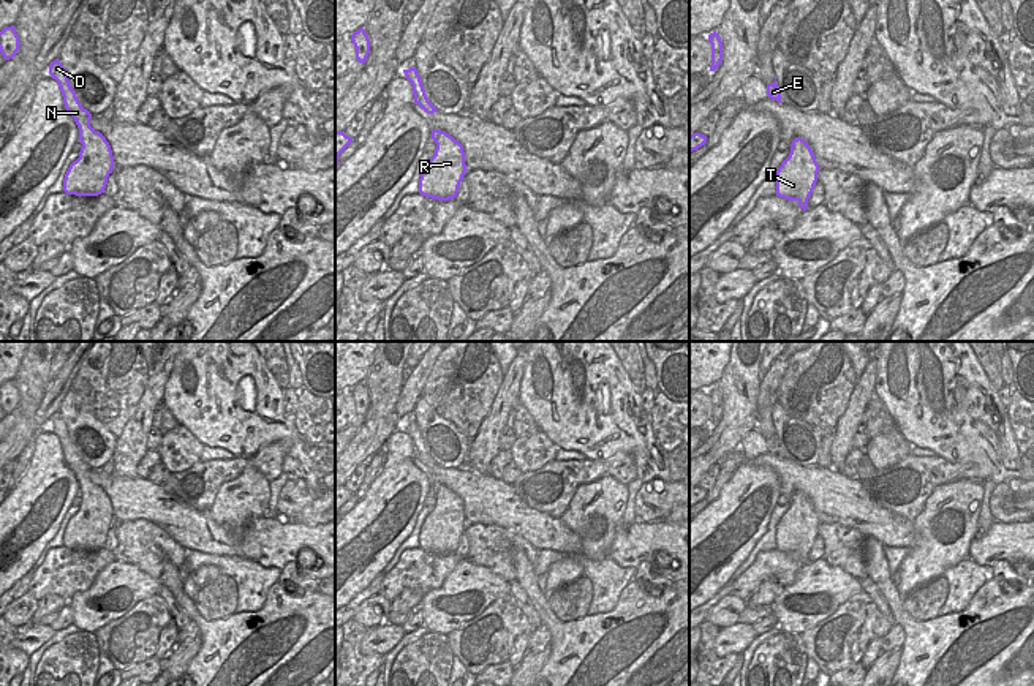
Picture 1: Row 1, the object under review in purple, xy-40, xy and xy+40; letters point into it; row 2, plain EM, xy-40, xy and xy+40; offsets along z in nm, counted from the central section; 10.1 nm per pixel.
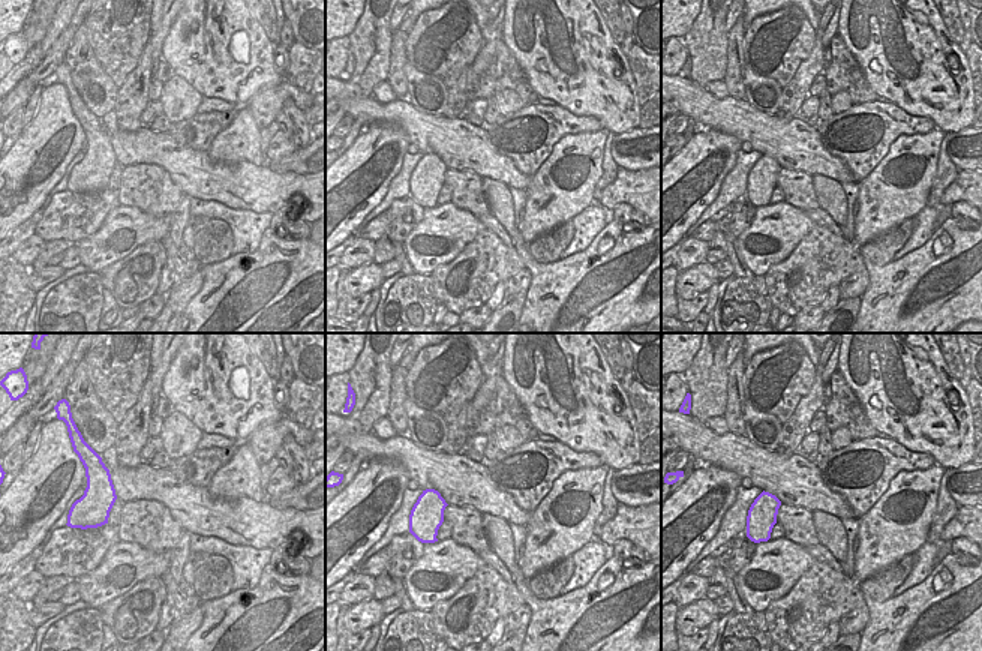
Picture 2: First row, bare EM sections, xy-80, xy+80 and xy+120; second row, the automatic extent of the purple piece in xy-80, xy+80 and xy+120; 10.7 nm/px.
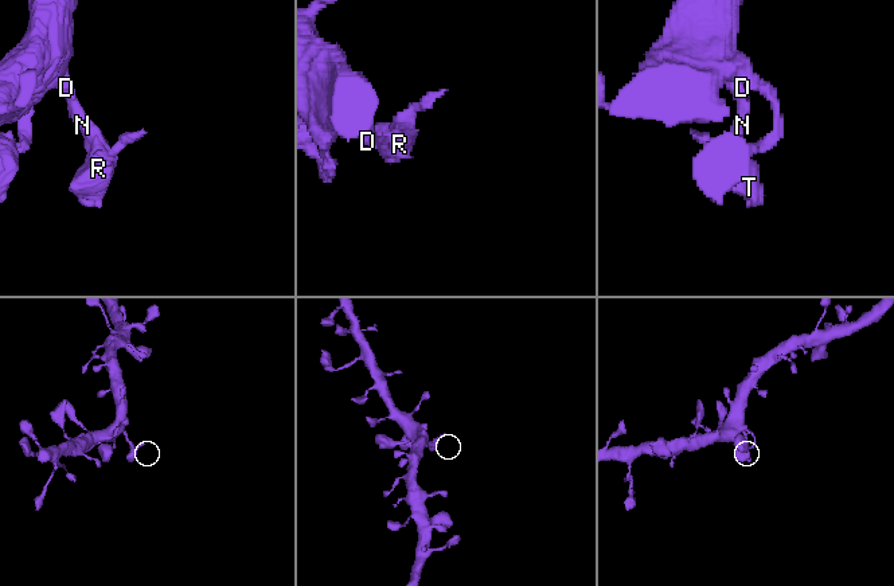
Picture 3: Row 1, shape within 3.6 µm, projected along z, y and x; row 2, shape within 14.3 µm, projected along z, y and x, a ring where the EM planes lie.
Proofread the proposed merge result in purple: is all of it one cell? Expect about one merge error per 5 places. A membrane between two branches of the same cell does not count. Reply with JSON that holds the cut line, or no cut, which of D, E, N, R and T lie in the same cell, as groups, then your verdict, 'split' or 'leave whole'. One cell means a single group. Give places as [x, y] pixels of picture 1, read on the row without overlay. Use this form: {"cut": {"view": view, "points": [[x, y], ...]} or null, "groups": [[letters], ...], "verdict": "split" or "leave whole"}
{"cut": null, "groups": [["D", "E", "N", "R", "T"]], "verdict": "leave whole"}

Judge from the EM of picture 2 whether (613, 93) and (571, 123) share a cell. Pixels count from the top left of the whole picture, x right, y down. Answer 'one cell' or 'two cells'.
two cells

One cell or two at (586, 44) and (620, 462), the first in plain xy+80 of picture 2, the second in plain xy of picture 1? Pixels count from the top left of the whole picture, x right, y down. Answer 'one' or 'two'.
two

